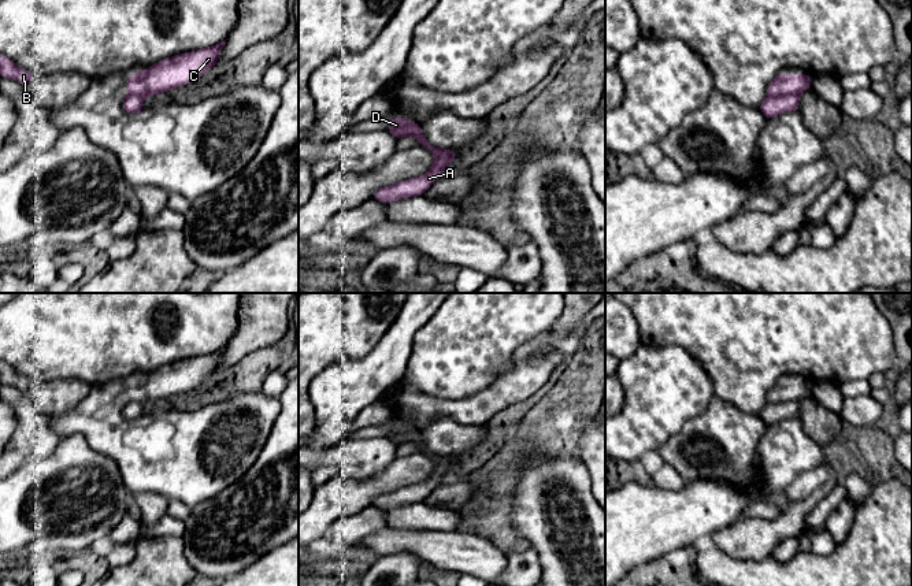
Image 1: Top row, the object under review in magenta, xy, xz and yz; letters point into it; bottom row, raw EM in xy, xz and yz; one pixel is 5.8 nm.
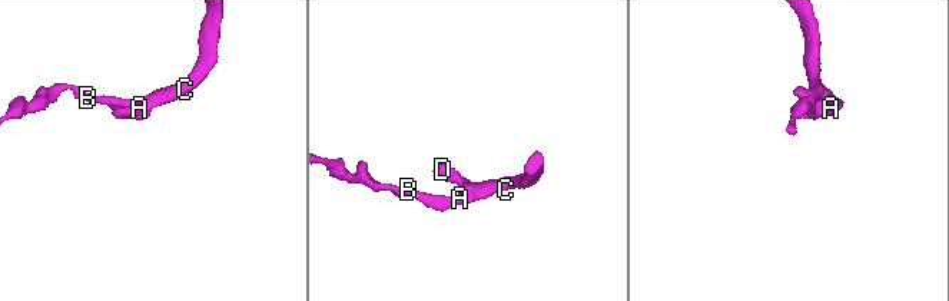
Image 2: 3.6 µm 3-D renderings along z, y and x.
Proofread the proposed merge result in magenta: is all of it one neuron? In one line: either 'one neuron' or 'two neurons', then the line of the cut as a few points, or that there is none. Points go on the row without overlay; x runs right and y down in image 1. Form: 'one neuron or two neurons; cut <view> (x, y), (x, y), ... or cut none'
two neurons; cut yz (799, 400), (767, 403)

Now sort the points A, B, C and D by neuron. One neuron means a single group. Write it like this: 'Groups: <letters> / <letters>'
Groups: A B D / C

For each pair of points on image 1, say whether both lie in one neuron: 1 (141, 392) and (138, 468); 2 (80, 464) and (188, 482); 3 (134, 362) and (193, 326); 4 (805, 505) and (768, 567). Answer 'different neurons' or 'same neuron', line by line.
1: same neuron
2: different neurons
3: same neuron
4: different neurons

